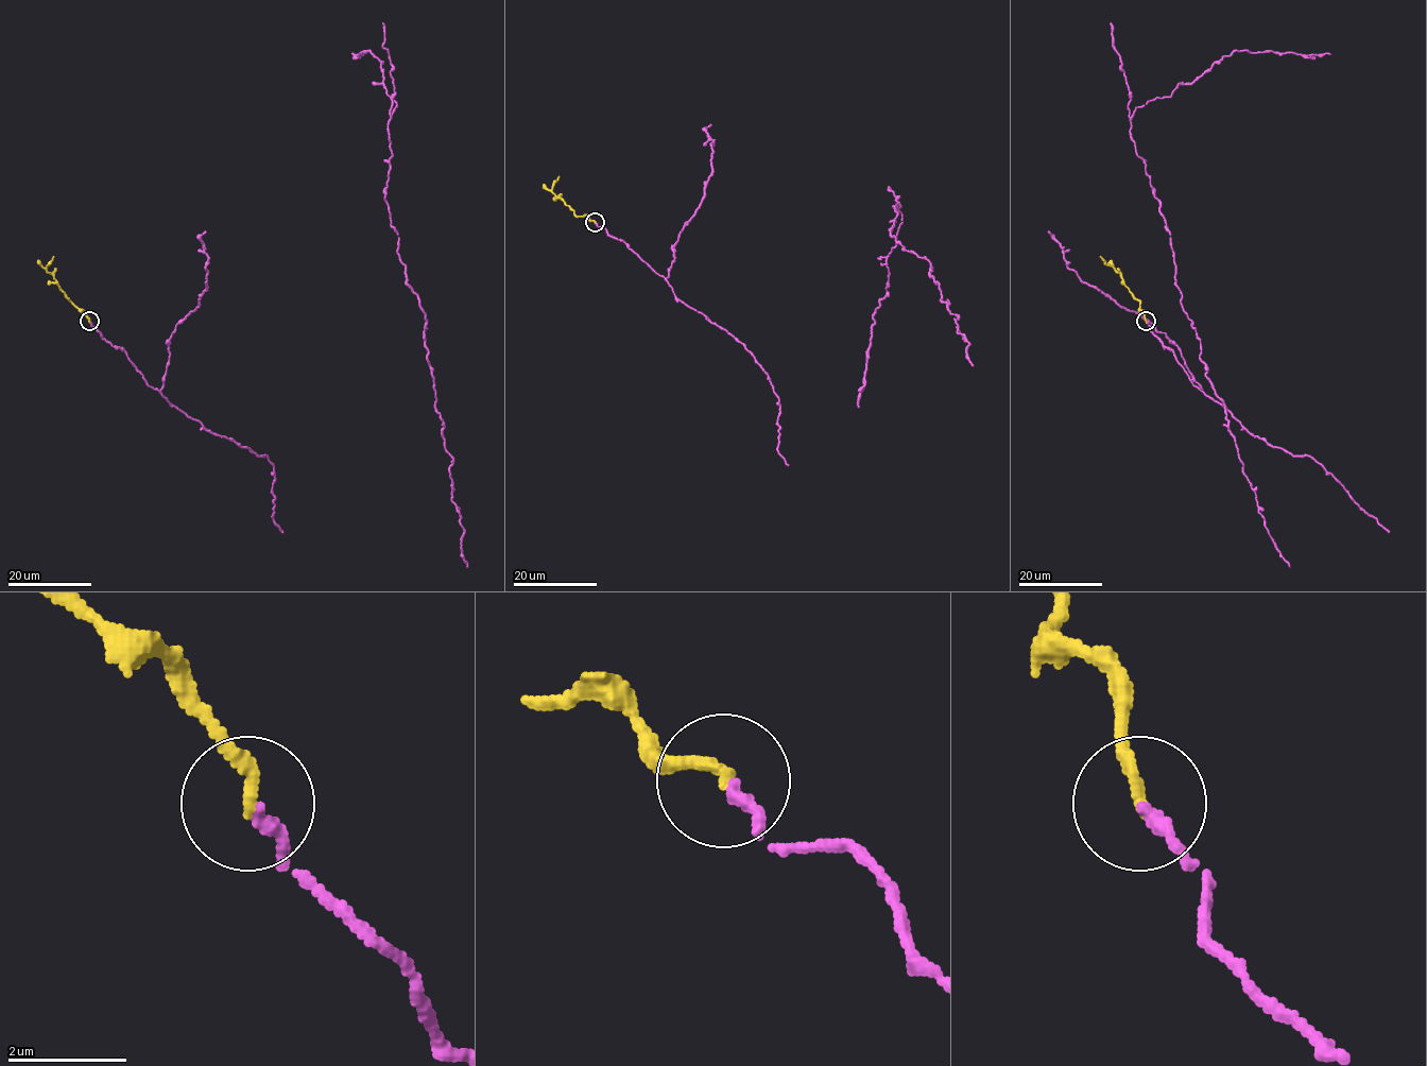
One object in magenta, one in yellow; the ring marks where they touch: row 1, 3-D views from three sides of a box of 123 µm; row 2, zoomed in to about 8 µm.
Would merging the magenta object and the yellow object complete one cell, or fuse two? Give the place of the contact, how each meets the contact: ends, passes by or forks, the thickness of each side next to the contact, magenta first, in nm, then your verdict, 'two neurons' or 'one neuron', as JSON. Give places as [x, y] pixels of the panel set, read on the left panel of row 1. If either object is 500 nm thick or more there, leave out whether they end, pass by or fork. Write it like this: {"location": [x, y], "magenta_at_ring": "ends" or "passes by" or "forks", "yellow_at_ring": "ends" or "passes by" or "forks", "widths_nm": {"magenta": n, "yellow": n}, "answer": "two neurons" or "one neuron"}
{"location": [89, 321], "magenta_at_ring": "ends", "yellow_at_ring": "ends", "widths_nm": {"magenta": 220, "yellow": 200}, "answer": "one neuron"}

